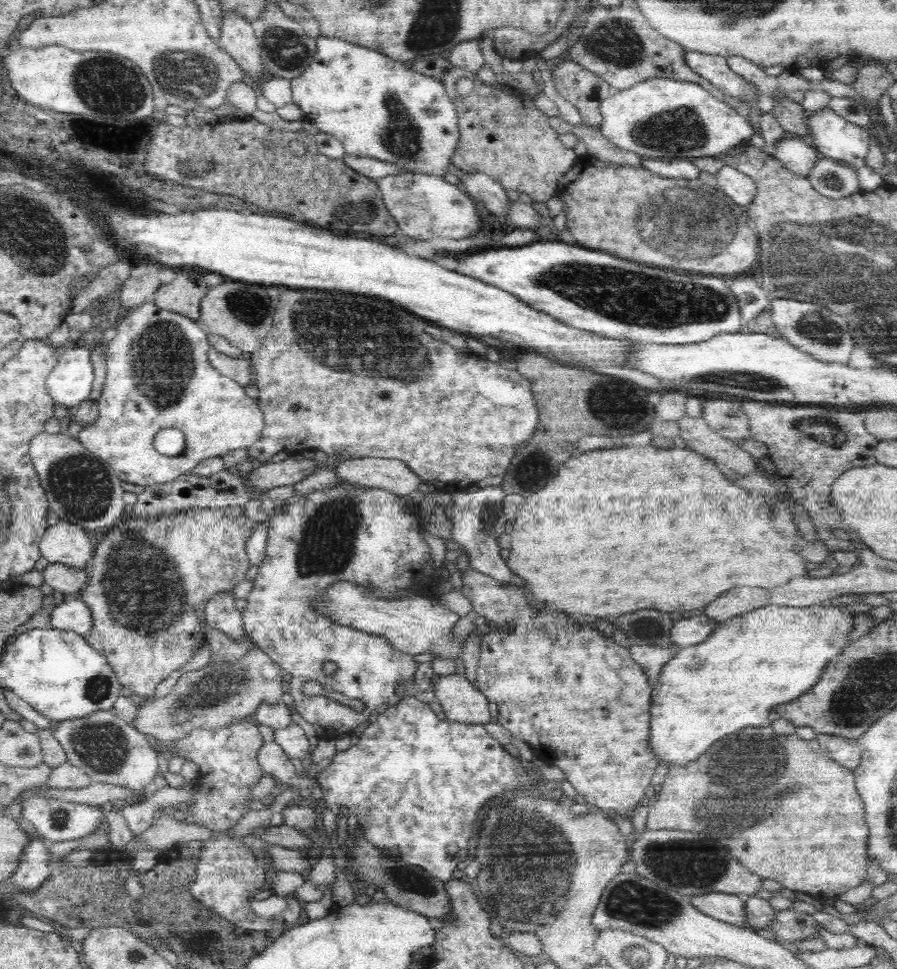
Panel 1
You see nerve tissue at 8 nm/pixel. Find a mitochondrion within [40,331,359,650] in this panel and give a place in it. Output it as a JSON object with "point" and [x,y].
{"point":[141,585]}

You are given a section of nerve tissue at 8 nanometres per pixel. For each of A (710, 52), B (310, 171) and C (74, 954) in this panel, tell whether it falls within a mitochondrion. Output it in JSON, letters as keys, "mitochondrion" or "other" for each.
{"A":"other","B":"other","C":"other"}

